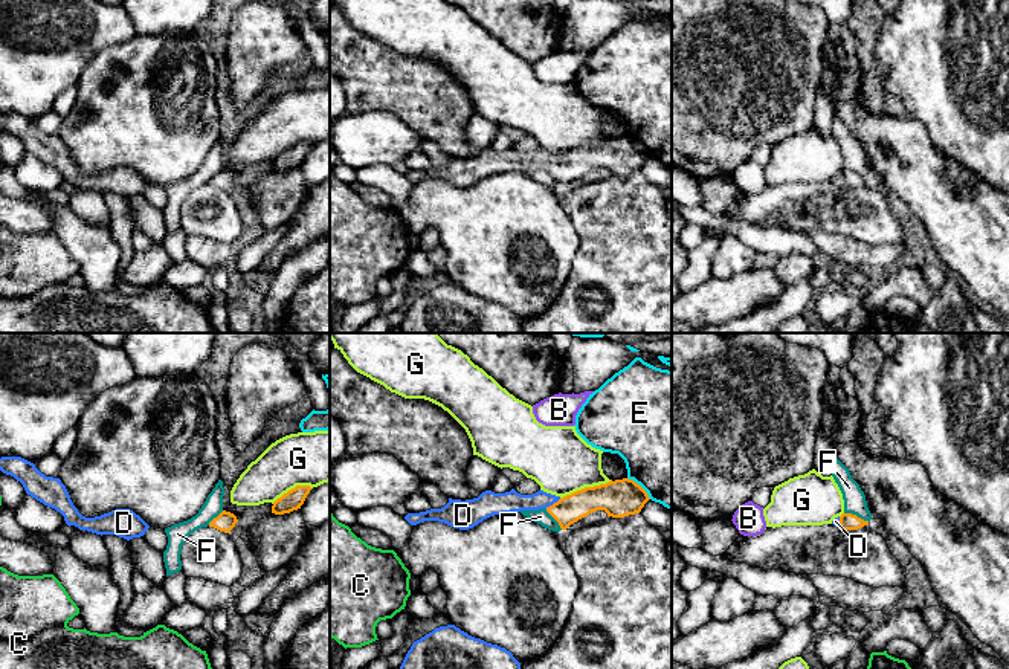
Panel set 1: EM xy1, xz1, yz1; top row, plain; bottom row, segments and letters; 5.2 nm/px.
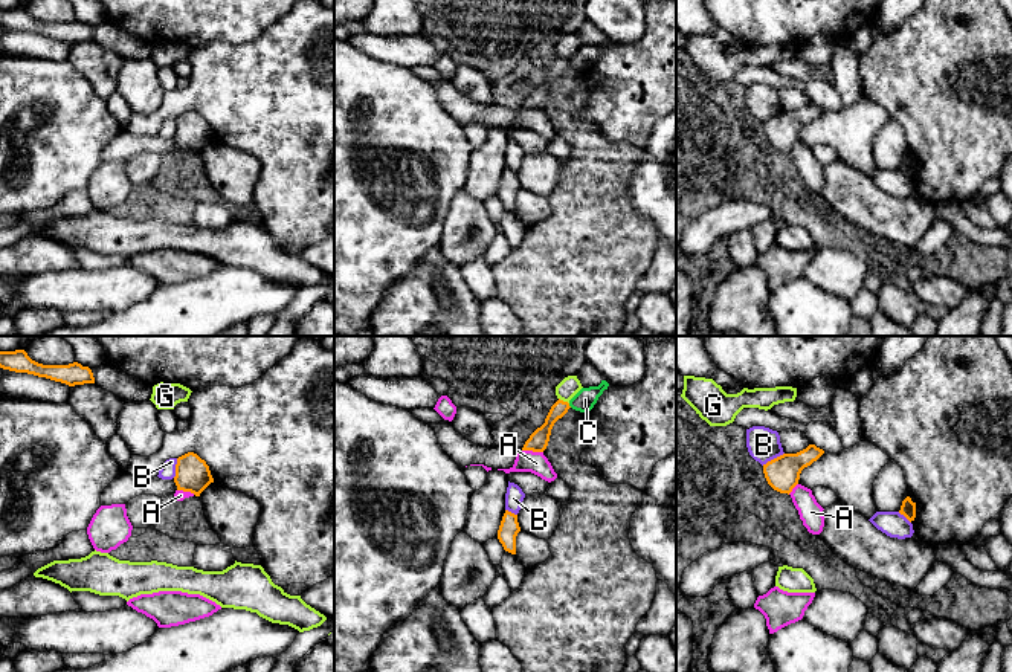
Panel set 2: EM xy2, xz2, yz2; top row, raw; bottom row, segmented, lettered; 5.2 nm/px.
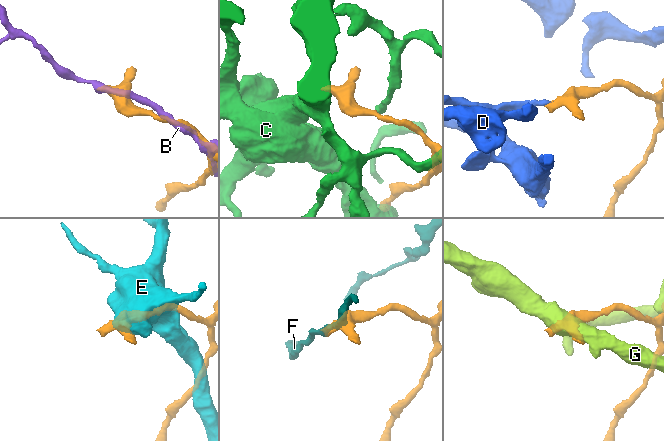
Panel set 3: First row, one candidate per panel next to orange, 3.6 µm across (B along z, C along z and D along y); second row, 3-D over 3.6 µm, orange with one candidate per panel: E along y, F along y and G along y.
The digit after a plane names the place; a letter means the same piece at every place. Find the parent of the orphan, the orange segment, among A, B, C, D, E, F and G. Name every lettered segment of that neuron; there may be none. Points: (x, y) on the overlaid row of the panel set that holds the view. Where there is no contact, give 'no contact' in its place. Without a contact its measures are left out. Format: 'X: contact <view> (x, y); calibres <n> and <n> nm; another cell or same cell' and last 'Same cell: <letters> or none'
A: contact xz2 (533, 451); calibres 110 and 120 nm; another cell
B: contact yz2 (774, 458); calibres 180 and 180 nm; another cell
C: contact xz2 (568, 405); calibres 110 and 110 nm; another cell
D: contact xz1 (554, 503); calibres 150 and 110 nm; same cell
E: contact xz1 (640, 486); calibres 200 and 500 nm; another cell
F: contact yz1 (855, 515); calibres 90 and 120 nm; another cell
G: contact xz1 (585, 488); calibres 200 and 340 nm; another cell
Same cell: D

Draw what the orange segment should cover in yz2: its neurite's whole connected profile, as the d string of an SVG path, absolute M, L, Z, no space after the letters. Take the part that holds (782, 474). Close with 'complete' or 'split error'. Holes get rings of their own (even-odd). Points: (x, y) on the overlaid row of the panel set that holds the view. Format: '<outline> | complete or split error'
M809 444L797 454L783 454L763 464L765 478L774 490L789 495L798 484L801 470L817 461L823 454L824 451L815 444Z | complete

